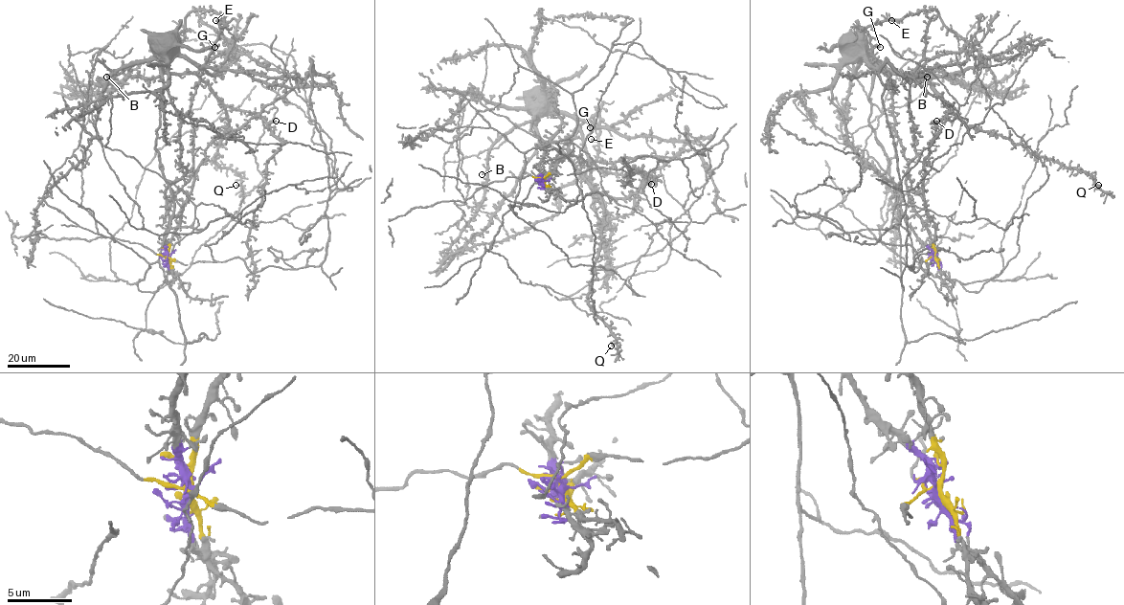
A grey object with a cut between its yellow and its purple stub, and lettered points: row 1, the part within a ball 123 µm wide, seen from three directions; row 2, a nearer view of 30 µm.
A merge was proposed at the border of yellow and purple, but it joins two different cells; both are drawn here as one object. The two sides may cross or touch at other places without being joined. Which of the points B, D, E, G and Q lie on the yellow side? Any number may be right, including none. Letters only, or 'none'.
E, G

